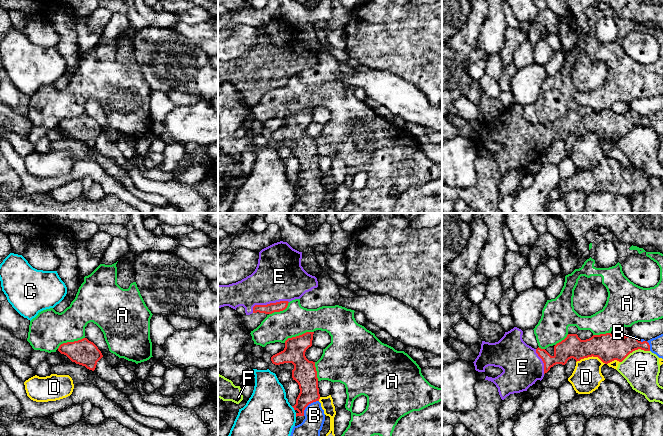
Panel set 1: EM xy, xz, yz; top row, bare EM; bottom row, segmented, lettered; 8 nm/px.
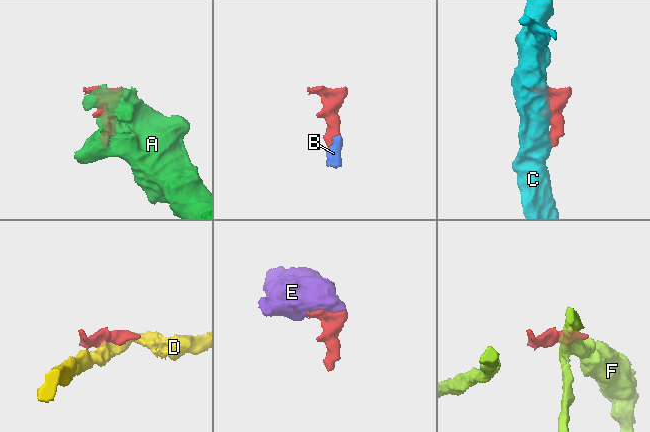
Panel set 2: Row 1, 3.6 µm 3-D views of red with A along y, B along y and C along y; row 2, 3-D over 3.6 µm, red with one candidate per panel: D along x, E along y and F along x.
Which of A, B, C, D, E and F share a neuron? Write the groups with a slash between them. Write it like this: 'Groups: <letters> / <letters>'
Groups: A / B E / C / D / F

